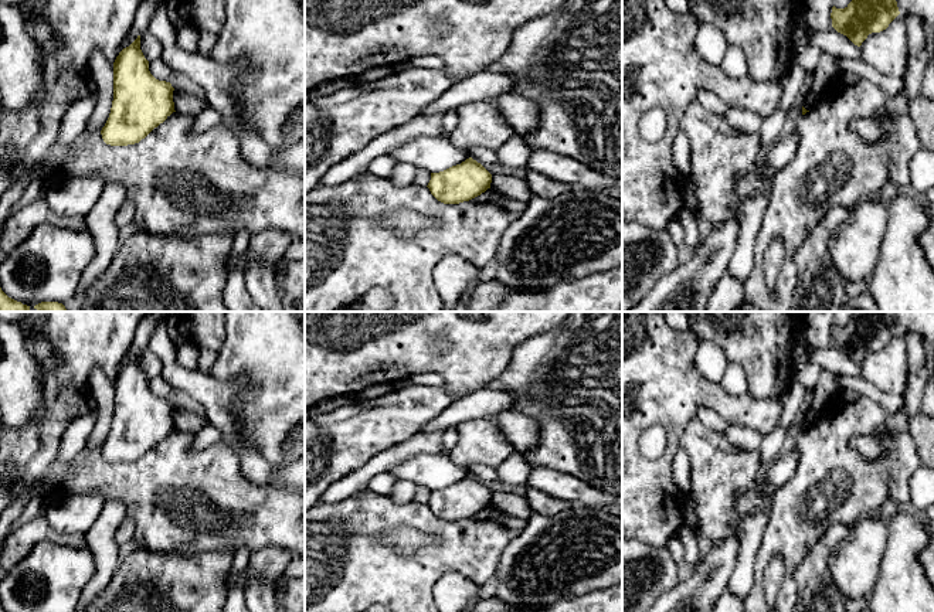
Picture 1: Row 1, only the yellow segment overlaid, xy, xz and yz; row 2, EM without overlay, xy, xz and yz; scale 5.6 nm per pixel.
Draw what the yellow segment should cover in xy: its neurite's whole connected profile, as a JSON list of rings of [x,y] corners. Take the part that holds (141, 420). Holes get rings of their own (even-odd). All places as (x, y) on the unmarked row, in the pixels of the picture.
[[[140,353],[113,380],[113,418],[101,448],[111,463],[139,460],[174,428],[170,400],[156,397],[140,367]]]

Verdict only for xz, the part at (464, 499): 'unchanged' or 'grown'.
unchanged

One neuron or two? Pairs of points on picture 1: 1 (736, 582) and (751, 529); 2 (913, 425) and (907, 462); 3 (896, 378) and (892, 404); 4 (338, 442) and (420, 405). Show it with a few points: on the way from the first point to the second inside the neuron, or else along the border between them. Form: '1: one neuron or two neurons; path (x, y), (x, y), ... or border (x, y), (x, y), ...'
1: one neuron; path (744, 570), (750, 541)
2: two neurons; border (904, 425), (914, 442), (919, 458)
3: two neurons; border (863, 377), (885, 391), (902, 395)
4: one neuron; path (357, 431), (400, 414)

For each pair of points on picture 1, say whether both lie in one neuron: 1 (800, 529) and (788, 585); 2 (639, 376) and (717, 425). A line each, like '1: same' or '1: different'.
1: same
2: different

